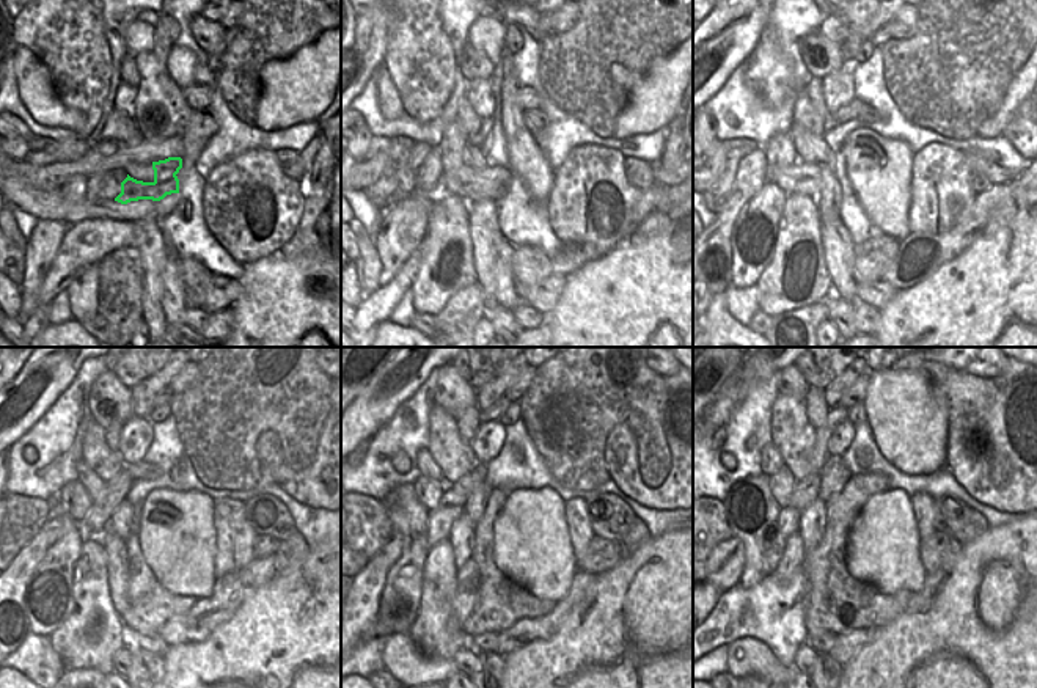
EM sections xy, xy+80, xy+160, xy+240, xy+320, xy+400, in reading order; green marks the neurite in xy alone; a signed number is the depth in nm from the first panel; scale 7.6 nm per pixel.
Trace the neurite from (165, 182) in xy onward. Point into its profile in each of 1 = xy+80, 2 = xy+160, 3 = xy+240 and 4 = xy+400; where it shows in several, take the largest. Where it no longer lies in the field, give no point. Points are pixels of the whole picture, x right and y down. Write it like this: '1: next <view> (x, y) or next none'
1: next xy+80 (491, 182)
2: next xy+160 (803, 178)
3: next xy+240 (54, 528)
4: next xy+400 (725, 564)

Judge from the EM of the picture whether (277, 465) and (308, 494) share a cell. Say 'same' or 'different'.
same

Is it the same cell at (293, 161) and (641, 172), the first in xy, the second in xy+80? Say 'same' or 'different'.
same

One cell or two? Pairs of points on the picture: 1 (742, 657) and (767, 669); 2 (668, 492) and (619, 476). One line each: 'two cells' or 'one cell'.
1: one cell
2: one cell

